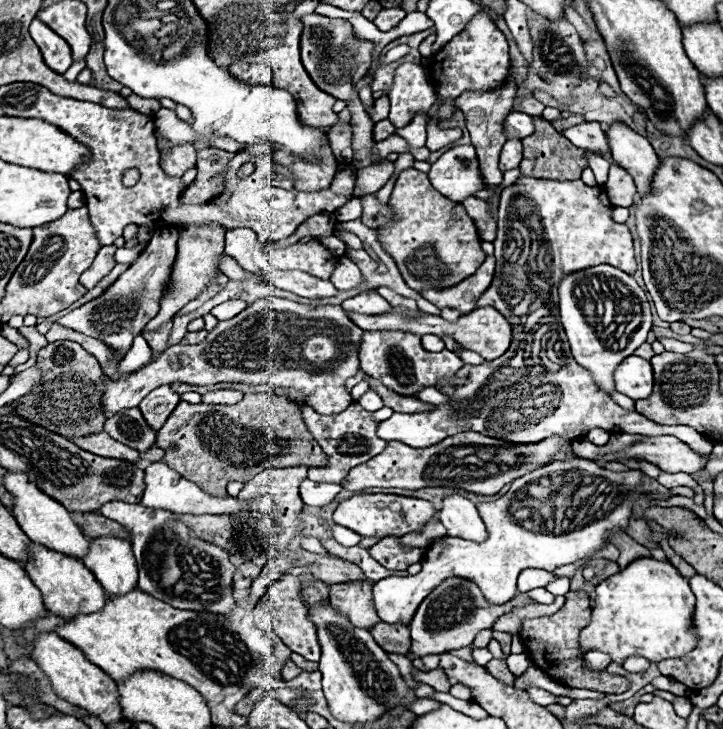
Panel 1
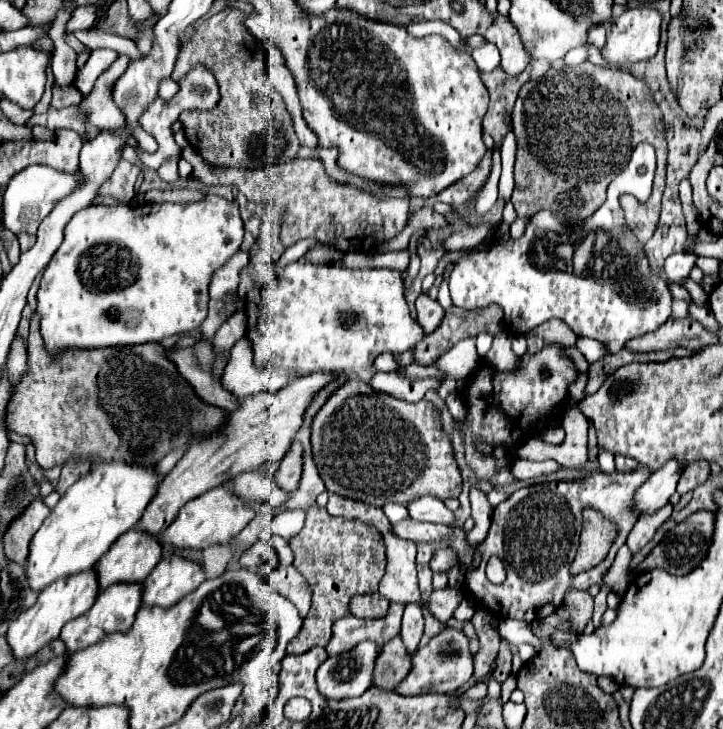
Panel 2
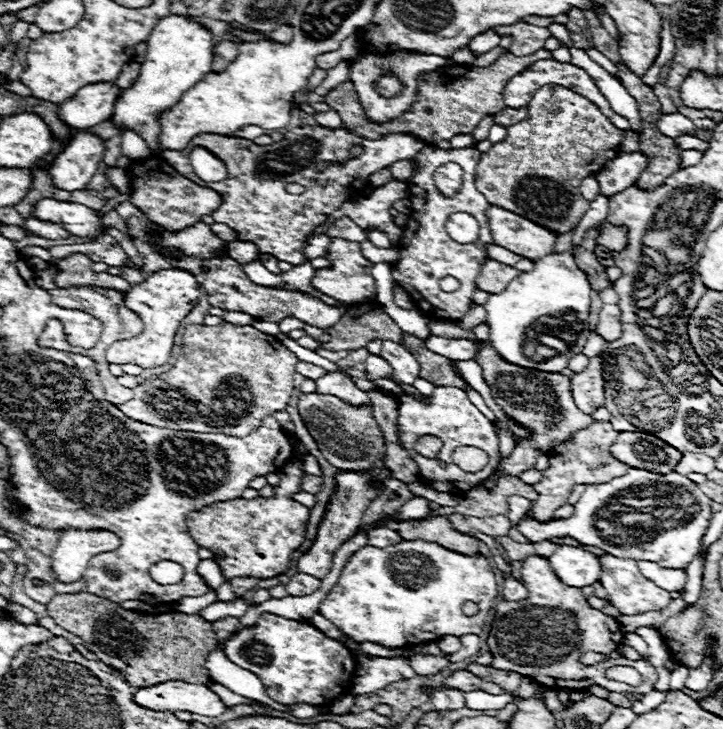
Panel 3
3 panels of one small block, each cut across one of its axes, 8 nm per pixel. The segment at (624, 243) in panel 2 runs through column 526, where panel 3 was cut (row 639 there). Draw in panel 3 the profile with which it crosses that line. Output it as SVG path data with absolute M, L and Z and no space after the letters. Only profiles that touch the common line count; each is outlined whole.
M264 612L254 626L228 636L224 652L240 668L254 672L262 680L266 694L278 704L326 704L344 694L356 666L354 654L346 646L328 638L312 624L270 612Z

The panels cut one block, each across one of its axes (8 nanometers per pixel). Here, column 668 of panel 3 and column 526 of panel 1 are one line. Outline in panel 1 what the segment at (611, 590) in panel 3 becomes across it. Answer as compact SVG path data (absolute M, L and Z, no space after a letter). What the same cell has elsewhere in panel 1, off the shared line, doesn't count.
M448 578L430 596L426 596L424 602L418 606L410 622L412 644L410 644L408 656L424 658L428 654L442 654L442 652L466 648L472 644L474 636L480 630L492 628L498 616L502 616L504 612L510 612L516 606L528 604L528 602L532 602L532 598L528 598L526 592L522 592L510 602L506 602L504 606L490 606L474 582L464 580L464 578Z

